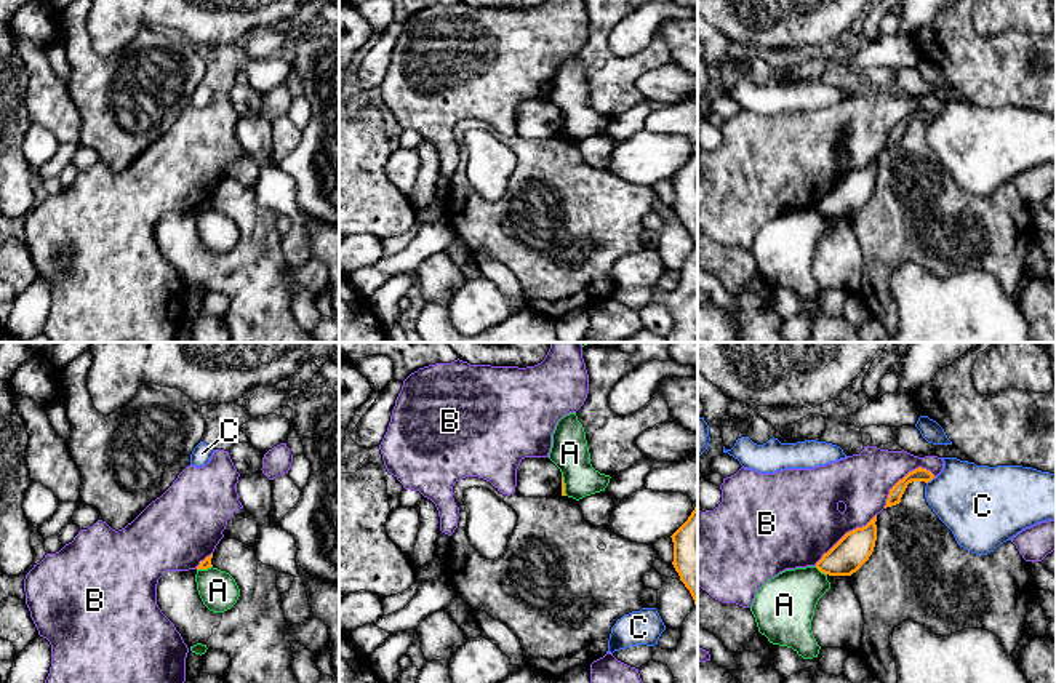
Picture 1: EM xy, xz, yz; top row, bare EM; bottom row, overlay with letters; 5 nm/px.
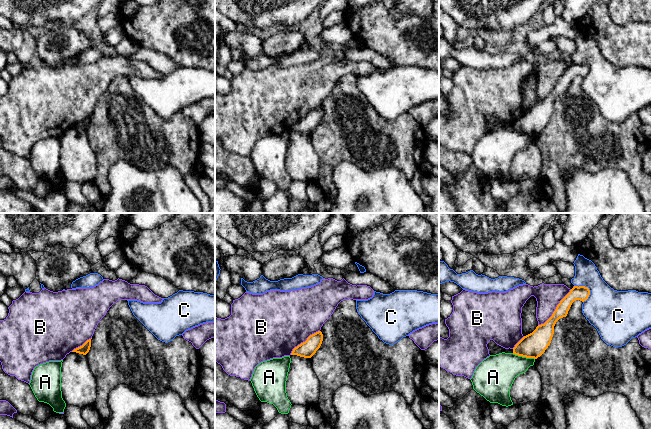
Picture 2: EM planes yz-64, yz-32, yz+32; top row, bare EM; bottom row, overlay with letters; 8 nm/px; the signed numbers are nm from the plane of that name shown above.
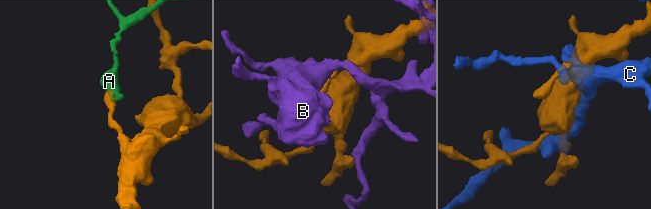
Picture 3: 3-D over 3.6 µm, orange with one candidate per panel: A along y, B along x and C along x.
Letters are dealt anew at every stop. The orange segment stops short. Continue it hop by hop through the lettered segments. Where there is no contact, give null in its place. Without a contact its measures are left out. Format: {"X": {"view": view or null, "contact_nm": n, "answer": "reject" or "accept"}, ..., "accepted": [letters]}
{"A": {"view": "yz", "contact_nm": 80, "answer": "reject"}, "B": {"view": "yz", "contact_nm": 300, "answer": "reject"}, "C": {"view": "yz", "contact_nm": 50, "answer": "reject"}, "accepted": []}

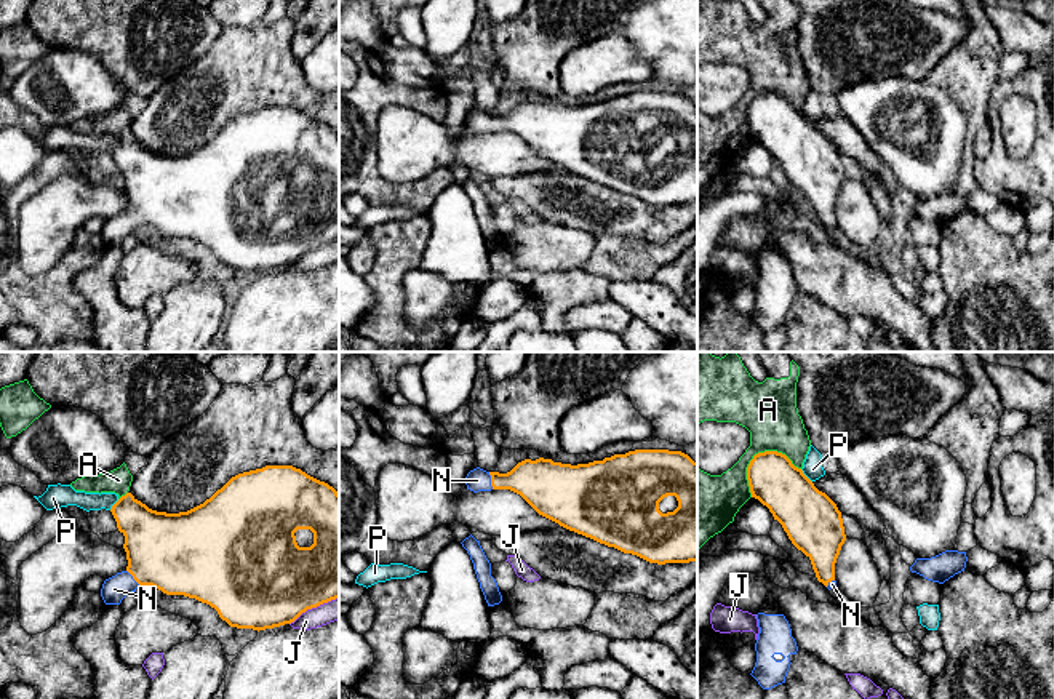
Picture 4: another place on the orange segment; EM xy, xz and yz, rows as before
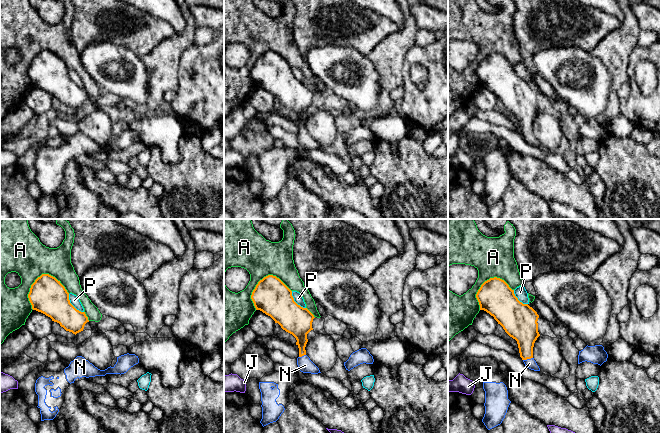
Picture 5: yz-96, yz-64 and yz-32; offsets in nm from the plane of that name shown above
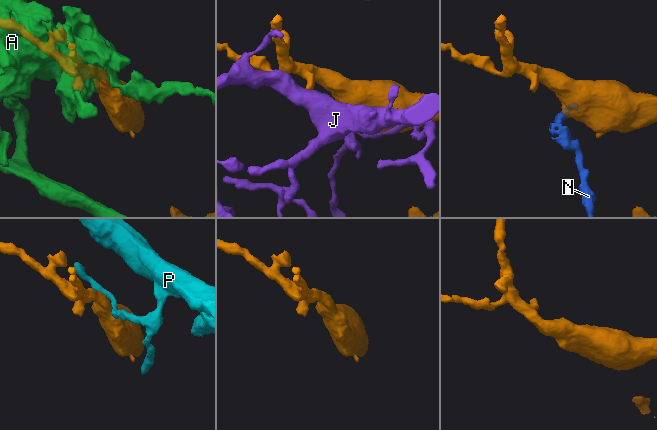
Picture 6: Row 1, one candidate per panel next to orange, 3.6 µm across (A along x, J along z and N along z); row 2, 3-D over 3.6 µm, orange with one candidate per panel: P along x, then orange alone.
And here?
{"A": {"view": "yz", "contact_nm": 300, "answer": "reject"}, "J": {"view": "xy", "contact_nm": 280, "answer": "reject"}, "N": {"view": "xz", "contact_nm": 90, "answer": "accept"}, "P": {"view": "yz", "contact_nm": 90, "answer": "reject"}, "accepted": ["N"]}

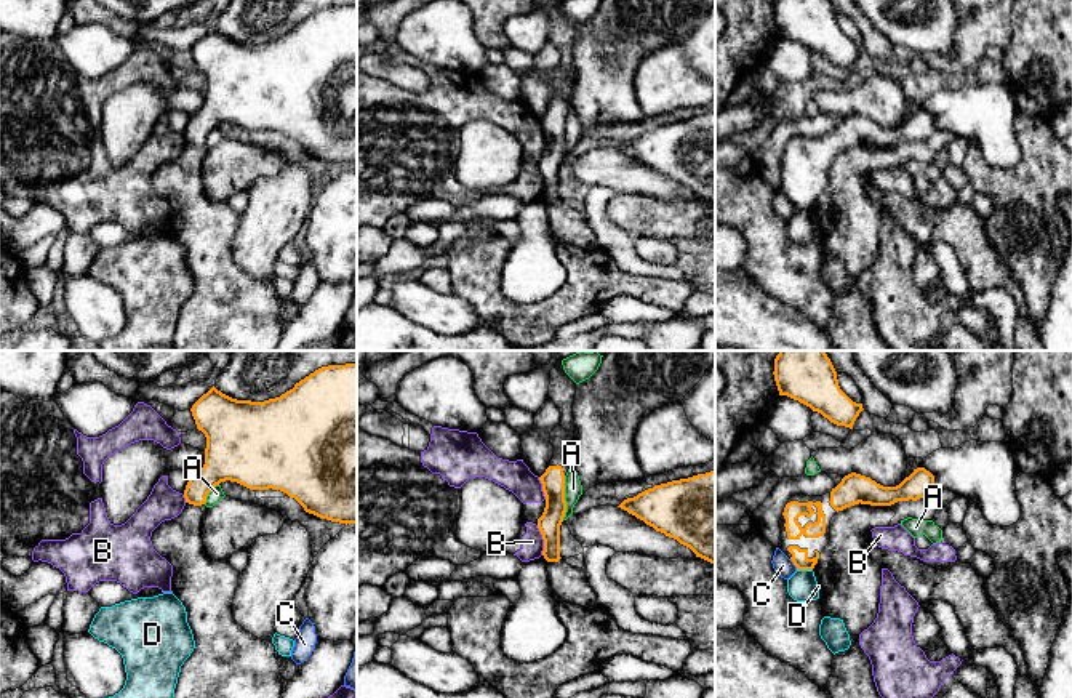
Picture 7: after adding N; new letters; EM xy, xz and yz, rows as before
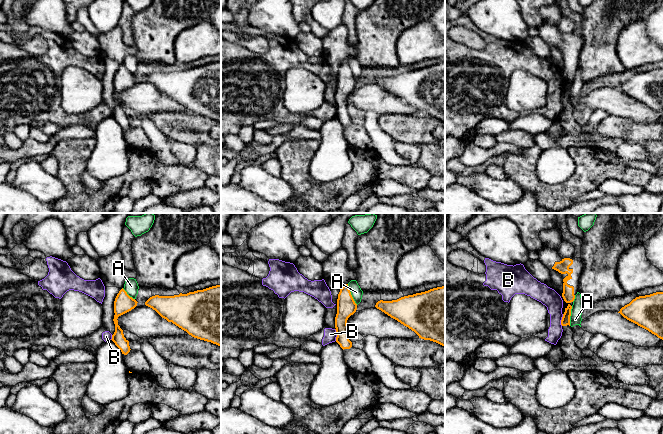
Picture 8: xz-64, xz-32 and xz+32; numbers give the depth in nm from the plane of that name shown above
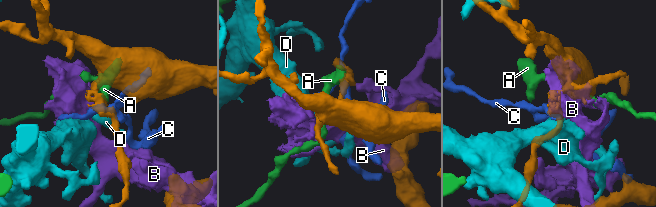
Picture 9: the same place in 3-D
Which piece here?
{"A": {"view": "xz", "contact_nm": 220, "answer": "reject"}, "B": {"view": "xz", "contact_nm": 160, "answer": "reject"}, "C": {"view": "yz", "contact_nm": 70, "answer": "reject"}, "D": {"view": "yz", "contact_nm": 80, "answer": "reject"}, "accepted": []}

